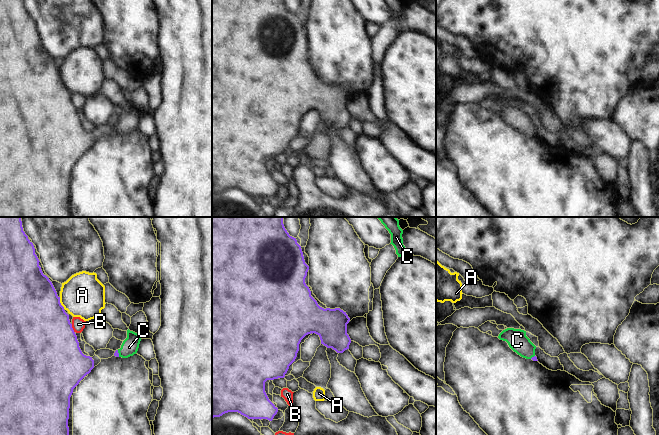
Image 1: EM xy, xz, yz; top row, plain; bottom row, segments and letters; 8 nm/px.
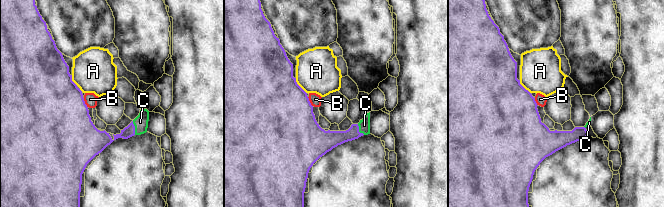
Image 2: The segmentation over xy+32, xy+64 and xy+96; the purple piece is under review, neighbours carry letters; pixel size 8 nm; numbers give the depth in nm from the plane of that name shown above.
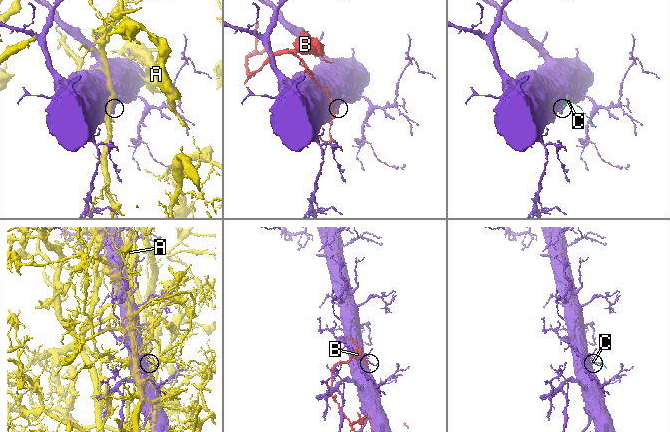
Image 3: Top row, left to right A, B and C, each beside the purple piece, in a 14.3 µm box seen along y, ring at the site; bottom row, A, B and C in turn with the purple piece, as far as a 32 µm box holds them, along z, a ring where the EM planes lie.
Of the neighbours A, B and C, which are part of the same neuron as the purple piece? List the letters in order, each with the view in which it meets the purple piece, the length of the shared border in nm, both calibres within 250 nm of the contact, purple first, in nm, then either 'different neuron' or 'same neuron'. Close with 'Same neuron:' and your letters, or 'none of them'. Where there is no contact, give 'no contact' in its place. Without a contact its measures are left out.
A: meets purple in xy; contact 100 nm long; 500 nm thick on the purple side, 360 nm on the other; different neuron
B: meets purple in xy; contact 80 nm long; 500 nm thick on the purple side, 110 nm on the other; different neuron
C: meets purple in xy; contact 60 nm long; 40 nm thick on the purple side, 140 nm on the other; same neuron
Same neuron: C

